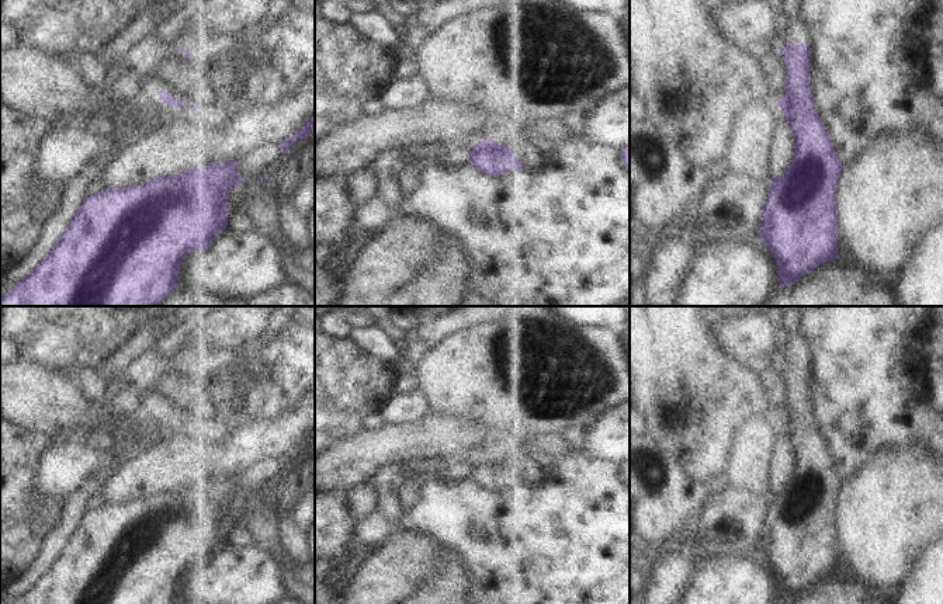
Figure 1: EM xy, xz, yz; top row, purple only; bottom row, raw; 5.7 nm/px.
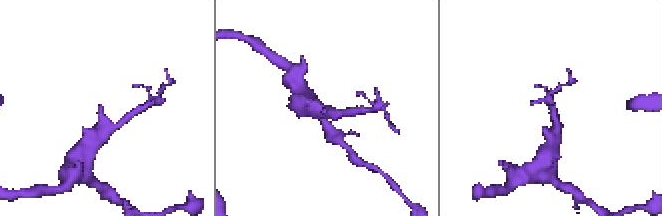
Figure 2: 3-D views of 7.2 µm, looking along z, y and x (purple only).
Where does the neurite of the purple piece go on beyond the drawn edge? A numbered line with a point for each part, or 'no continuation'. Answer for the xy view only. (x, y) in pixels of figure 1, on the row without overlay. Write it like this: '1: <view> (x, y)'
no continuation

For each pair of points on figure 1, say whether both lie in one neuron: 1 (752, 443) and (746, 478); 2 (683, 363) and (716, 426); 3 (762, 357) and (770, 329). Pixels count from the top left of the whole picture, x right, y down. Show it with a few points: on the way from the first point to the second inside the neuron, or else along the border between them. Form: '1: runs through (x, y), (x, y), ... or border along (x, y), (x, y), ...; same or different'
1: runs through (752, 451), (751, 469); same
2: runs through (686, 378), (699, 394), (707, 410); same
3: runs through (762, 350), (763, 336); same

